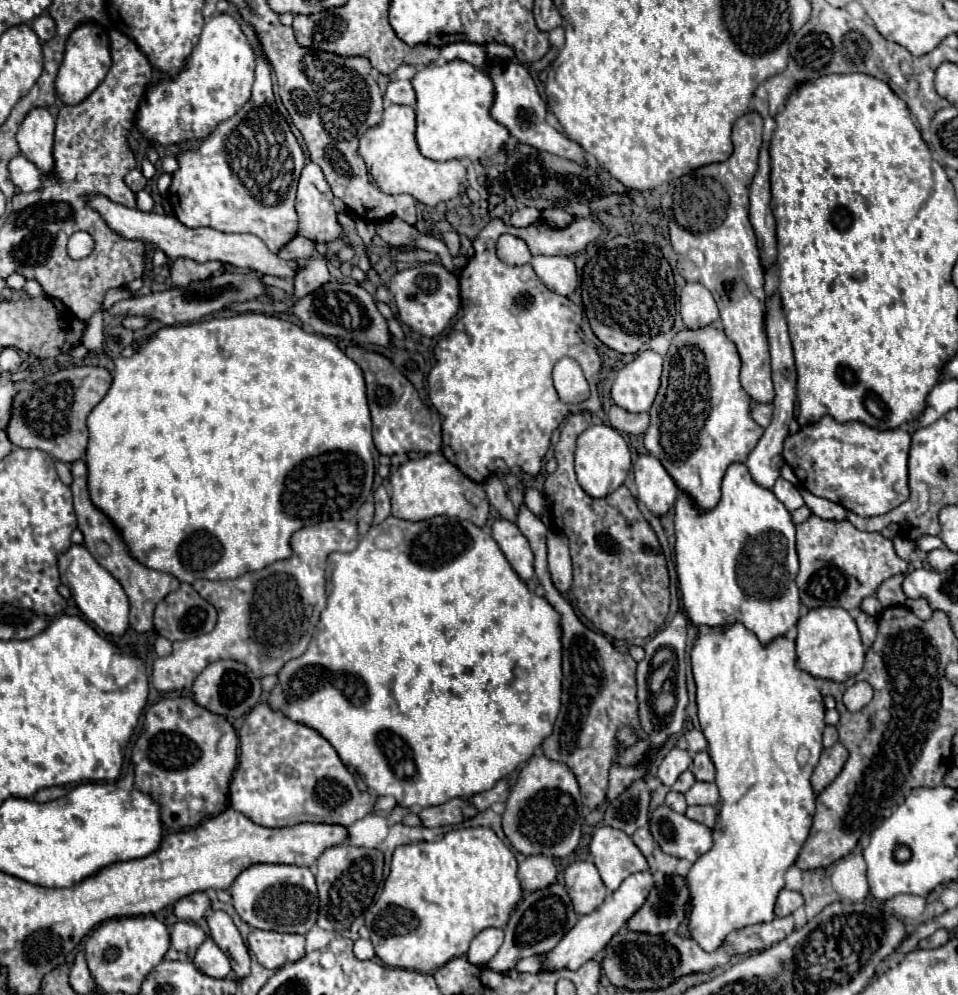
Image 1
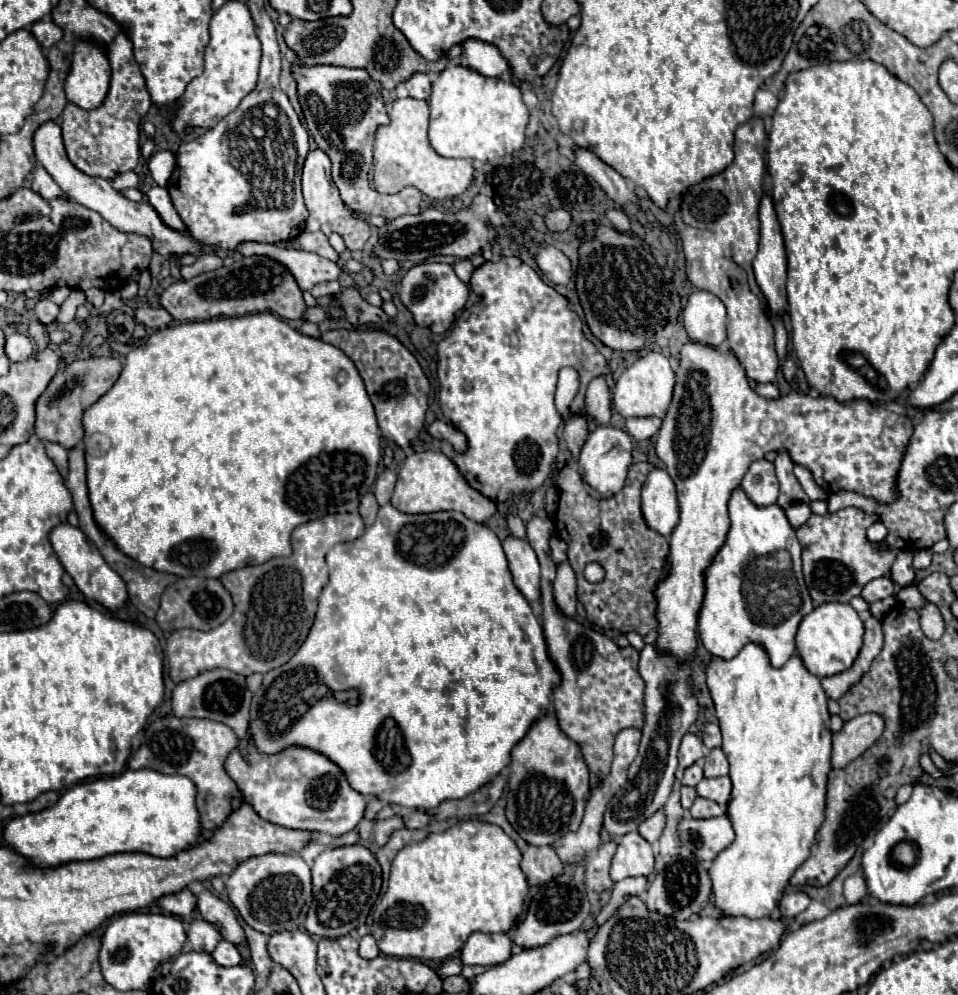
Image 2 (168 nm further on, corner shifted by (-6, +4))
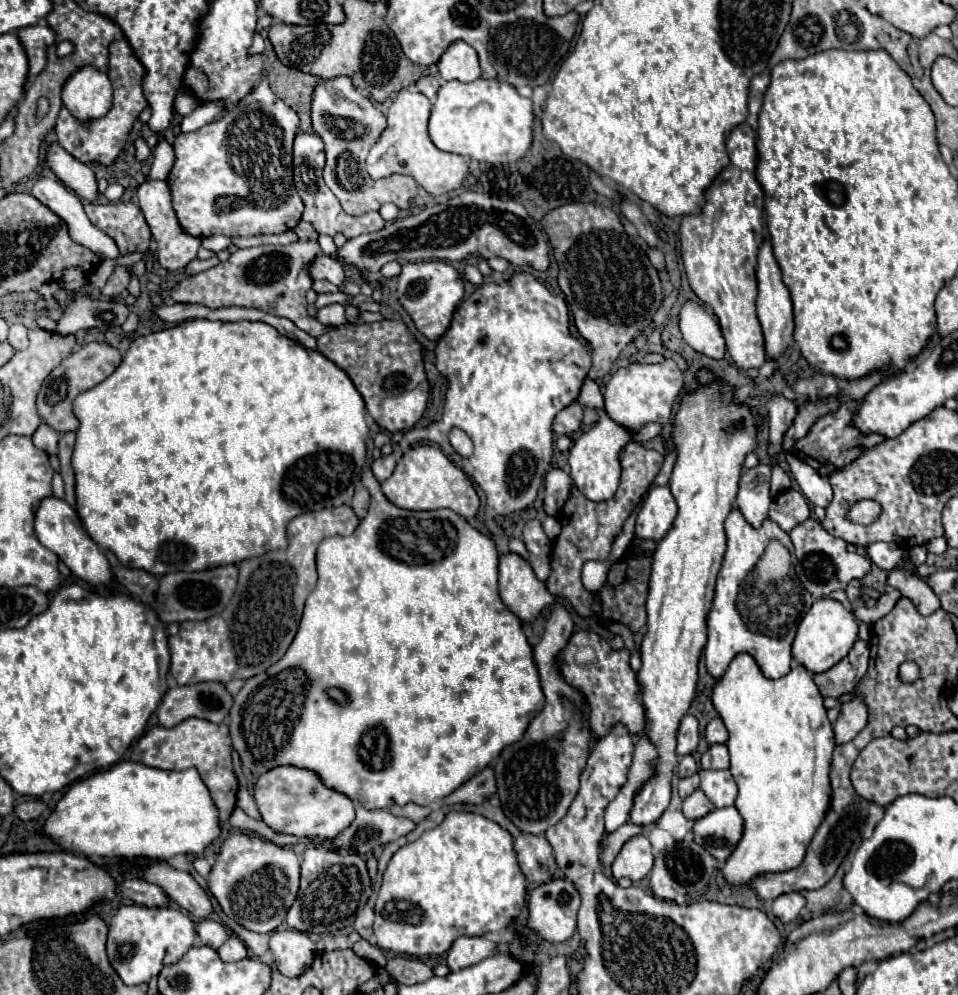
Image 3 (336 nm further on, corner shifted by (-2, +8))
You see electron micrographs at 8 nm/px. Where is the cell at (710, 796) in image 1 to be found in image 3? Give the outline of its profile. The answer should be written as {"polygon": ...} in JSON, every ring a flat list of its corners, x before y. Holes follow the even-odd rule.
{"polygon":[[701,770,701,790,715,804,715,808,733,806,737,798,737,784,729,770]]}

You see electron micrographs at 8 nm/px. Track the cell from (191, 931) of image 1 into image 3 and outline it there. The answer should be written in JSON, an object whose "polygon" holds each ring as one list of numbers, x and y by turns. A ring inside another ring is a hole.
{"polygon":[[203,920,201,924,197,924,197,934,205,946,211,946,215,950,229,938,223,924,215,920]]}

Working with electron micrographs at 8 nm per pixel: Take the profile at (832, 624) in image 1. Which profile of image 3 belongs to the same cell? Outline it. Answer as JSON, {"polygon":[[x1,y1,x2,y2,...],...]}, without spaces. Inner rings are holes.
{"polygon":[[819,598,813,602,811,610,805,614,797,628,797,636,793,642,793,658,805,666,809,672,825,672,843,660,857,640,857,622,841,602,831,598]]}

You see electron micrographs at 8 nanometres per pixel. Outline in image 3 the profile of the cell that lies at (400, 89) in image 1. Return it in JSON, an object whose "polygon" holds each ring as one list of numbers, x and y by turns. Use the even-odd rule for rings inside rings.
{"polygon":[[423,76,423,78,415,84,415,88,417,88,419,92,423,92,431,102,435,100,439,86,441,86,441,82,439,82,439,78,435,78,435,76]]}

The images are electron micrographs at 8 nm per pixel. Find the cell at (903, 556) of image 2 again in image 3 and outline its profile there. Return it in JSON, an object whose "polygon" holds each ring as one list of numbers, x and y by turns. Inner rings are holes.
{"polygon":[[871,542,865,546,865,554,869,556,869,560,873,560,879,568,883,570,893,570,897,568,903,550,895,544,887,544,887,542]]}

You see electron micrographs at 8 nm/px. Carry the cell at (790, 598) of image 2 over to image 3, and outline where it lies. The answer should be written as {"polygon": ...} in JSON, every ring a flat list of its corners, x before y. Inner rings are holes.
{"polygon":[[735,508,725,520,725,536,727,536,727,552,723,558,723,568,717,578,717,592,713,600,713,608,707,618,709,626,709,642,705,646,705,660,707,660,707,672,719,680,731,660,747,652,755,658,761,672,775,680,785,676,791,670,791,644,797,632,797,624,801,622,803,614,811,608,813,598,805,590,805,586,793,576,787,582,787,594,783,592,761,592,759,588,745,588,747,574,755,568,759,558,763,556,765,546,771,540,779,540,783,546,793,548,791,538,787,532,783,532,775,522,765,520,761,528,753,528,745,522,743,514]]}

